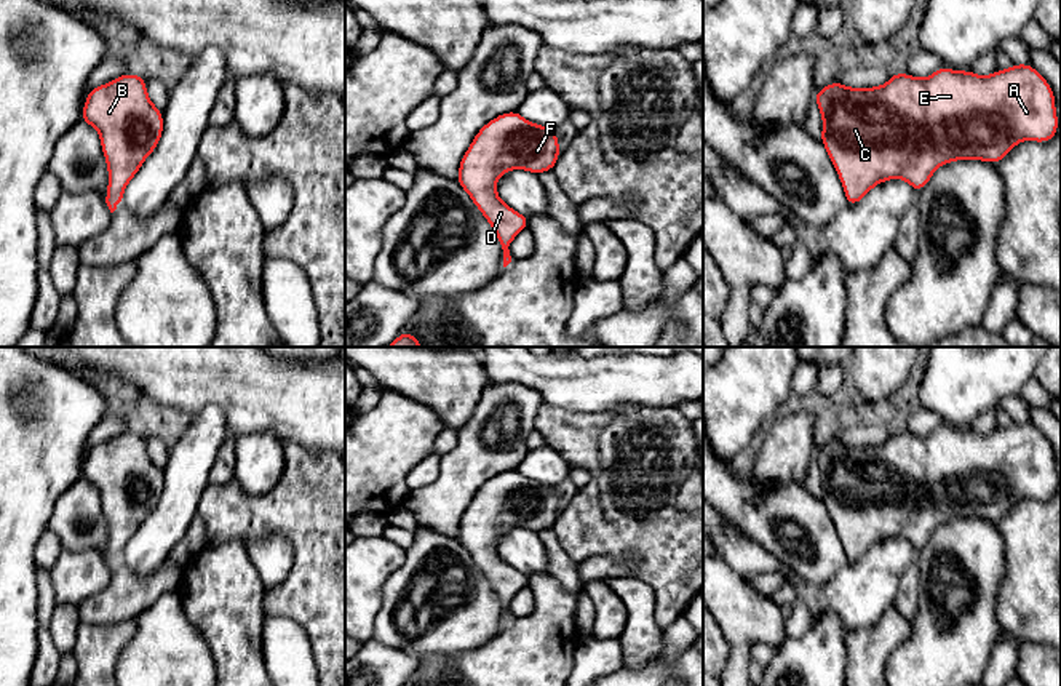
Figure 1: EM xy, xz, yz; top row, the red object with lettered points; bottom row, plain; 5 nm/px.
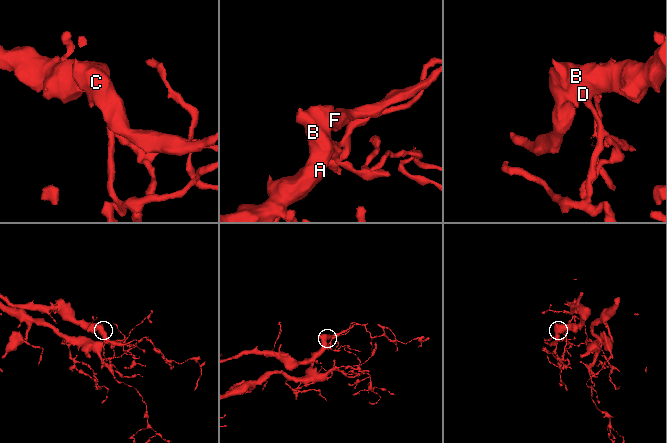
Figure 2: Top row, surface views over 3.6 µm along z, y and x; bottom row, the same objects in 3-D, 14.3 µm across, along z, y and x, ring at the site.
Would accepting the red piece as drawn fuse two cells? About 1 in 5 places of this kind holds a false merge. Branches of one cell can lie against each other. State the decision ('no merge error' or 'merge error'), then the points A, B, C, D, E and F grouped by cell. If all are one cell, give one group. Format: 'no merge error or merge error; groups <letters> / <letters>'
no merge error; groups A B C D E F

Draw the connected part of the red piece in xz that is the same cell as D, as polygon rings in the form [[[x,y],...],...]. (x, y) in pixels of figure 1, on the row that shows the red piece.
[[[518,110],[486,123],[463,154],[457,182],[494,229],[503,249],[503,267],[511,262],[510,243],[529,227],[530,219],[500,200],[497,179],[511,170],[527,170],[537,176],[551,171],[559,155],[556,131],[530,123]]]

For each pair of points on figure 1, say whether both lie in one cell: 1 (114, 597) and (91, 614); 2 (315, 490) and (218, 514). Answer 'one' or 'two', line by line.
1: one
2: one

